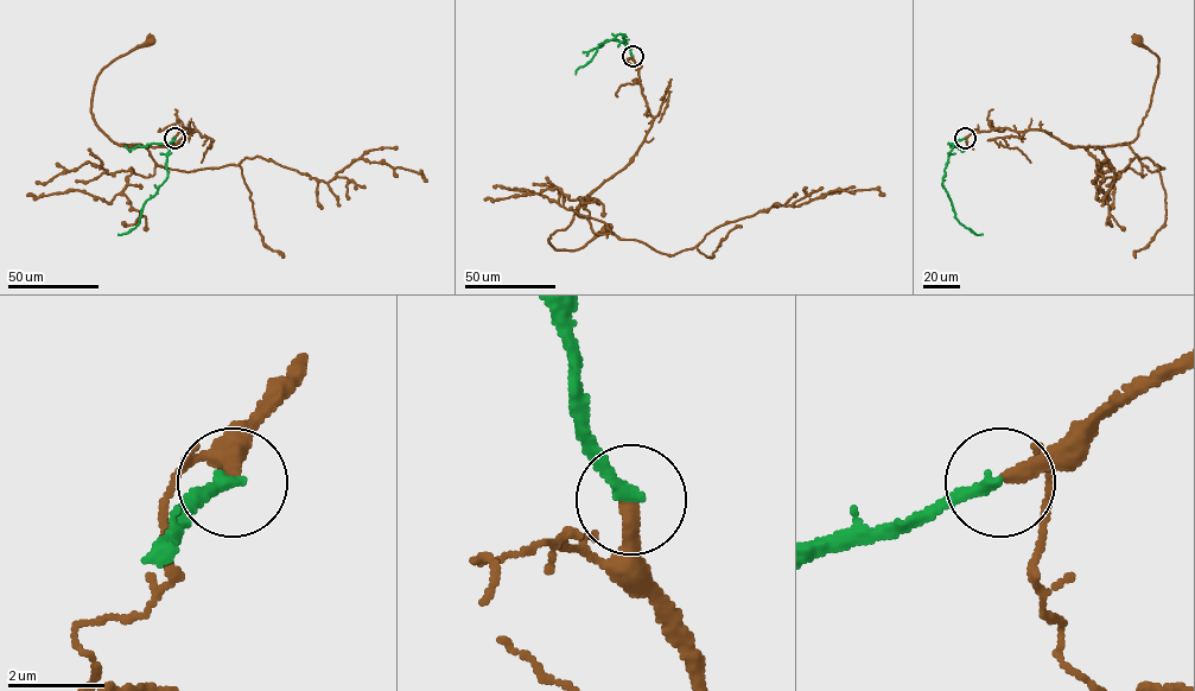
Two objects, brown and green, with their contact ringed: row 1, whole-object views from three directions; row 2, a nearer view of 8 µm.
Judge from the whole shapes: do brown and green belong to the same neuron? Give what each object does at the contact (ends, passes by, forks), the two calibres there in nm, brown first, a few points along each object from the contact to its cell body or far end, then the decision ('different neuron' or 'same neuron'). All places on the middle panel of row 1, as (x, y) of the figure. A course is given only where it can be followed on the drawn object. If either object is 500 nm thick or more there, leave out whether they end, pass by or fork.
brown ends there; green ends there; 320 nm thick on the brown side, 260 nm on the other; brown runs (633, 56), (652, 125), (627, 165), (548, 242), (577, 249), (608, 228); green runs (633, 56), (623, 42), (625, 35), (618, 33), (601, 44), (576, 74); same neuron

